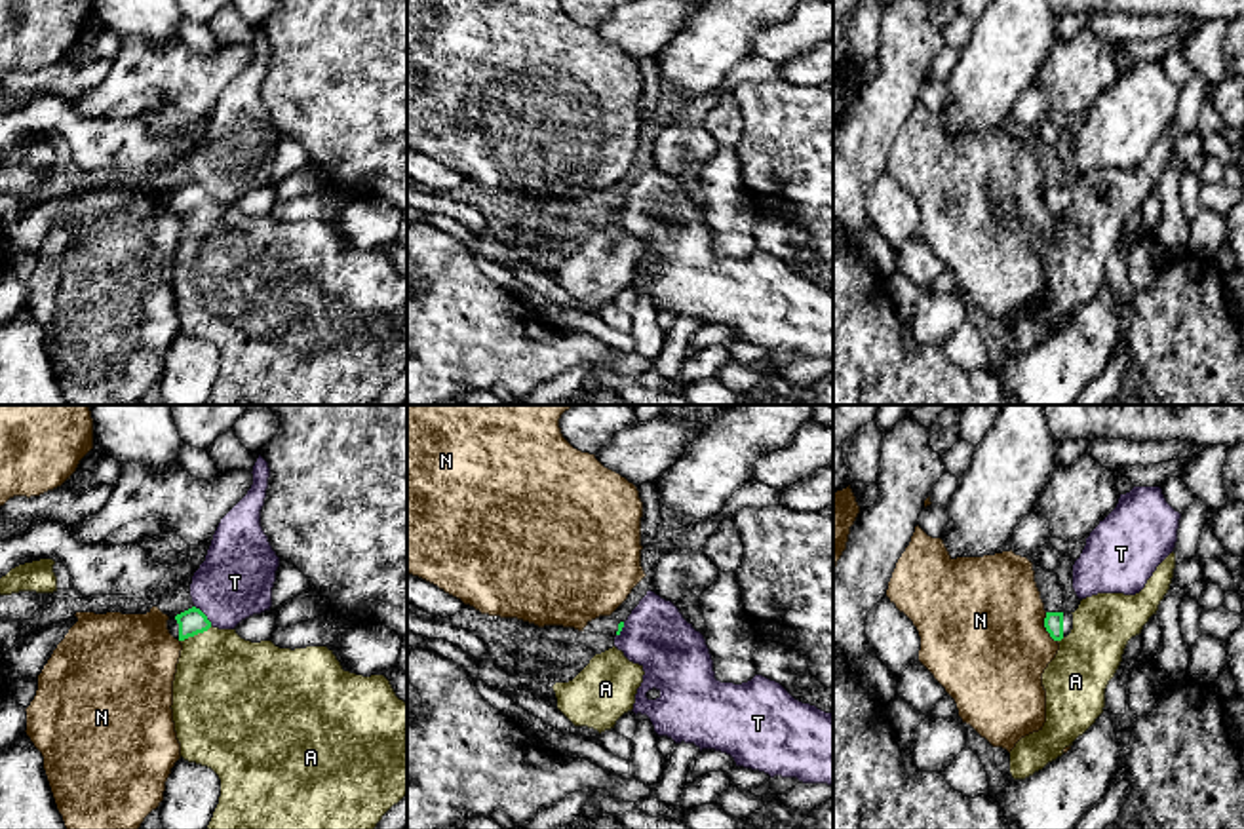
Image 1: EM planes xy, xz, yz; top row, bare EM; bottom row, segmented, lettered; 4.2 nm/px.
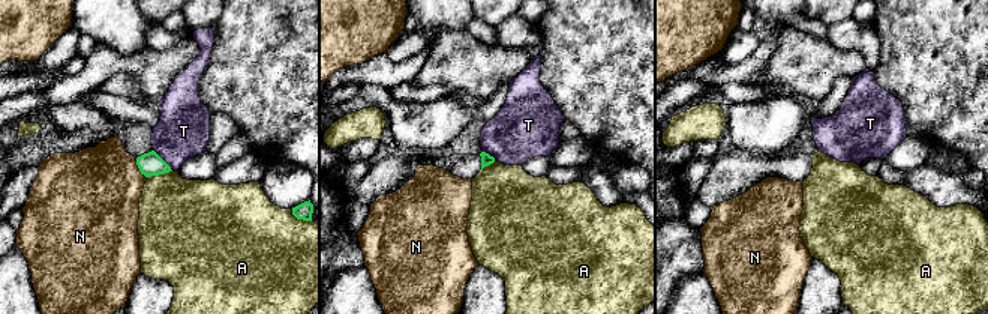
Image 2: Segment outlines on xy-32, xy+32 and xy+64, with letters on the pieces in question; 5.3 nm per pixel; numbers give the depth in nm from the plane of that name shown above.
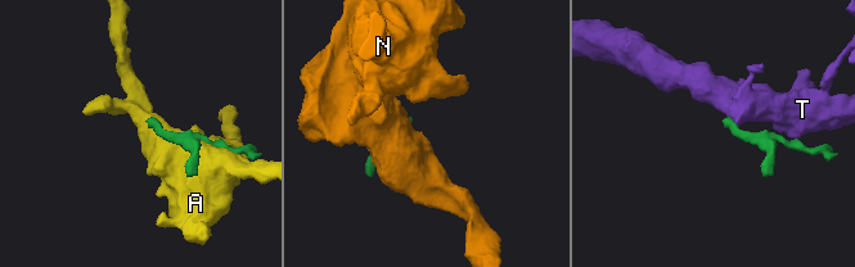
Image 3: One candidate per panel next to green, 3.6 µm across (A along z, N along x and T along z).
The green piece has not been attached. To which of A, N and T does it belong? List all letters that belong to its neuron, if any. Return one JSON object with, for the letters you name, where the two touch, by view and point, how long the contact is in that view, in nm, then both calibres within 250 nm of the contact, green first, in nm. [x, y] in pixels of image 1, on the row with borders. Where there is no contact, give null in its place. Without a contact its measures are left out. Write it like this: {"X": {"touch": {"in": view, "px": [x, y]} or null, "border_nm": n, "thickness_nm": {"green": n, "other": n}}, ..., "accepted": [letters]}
{"accepted": []}

